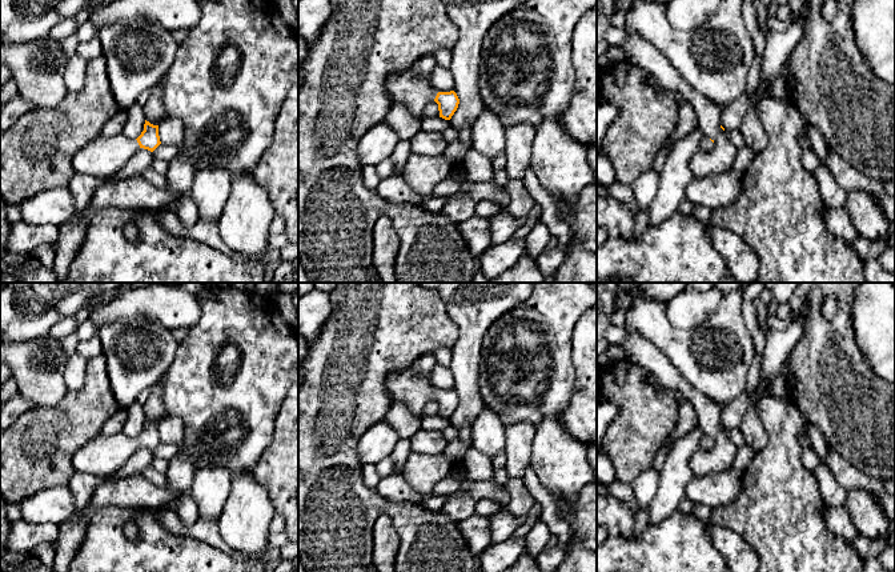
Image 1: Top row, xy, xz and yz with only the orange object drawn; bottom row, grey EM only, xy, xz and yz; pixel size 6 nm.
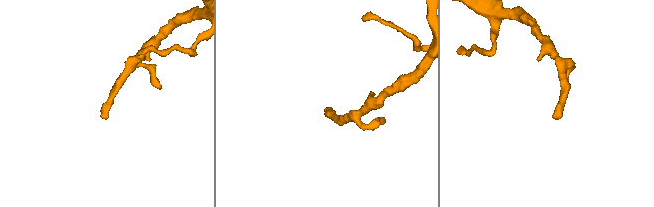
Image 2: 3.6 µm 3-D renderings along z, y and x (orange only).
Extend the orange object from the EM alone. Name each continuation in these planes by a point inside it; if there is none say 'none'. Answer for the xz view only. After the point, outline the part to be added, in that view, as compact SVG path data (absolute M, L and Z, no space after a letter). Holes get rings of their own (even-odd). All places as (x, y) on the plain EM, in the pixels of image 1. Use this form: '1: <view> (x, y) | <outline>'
1: xz (414, 391) | M410 368L393 373L386 381L386 389L393 403L405 404L416 416L424 417L429 400L437 395L437 388Z

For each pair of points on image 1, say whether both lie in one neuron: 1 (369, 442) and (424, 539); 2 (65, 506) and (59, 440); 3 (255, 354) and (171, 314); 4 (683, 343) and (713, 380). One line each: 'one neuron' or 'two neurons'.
1: two neurons
2: two neurons
3: two neurons
4: one neuron

